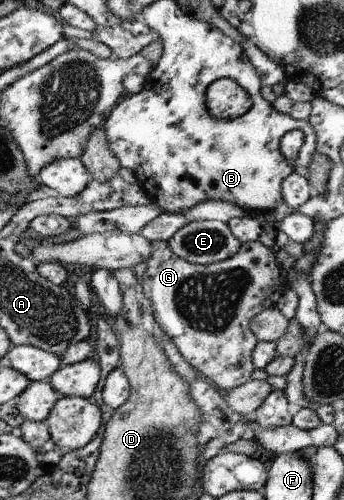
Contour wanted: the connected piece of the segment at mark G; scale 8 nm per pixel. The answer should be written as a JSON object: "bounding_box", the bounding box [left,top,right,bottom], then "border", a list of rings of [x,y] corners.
{"bounding_box":[141,240,286,394],"border":[[[154,240],[146,265],[141,282],[142,299],[152,305],[155,321],[181,351],[183,358],[204,380],[224,394],[250,380],[255,369],[253,349],[259,342],[251,329],[251,322],[266,308],[276,306],[286,291],[286,274],[276,263],[274,251],[259,241],[244,242],[232,257],[202,265],[179,258],[167,241]]]}

